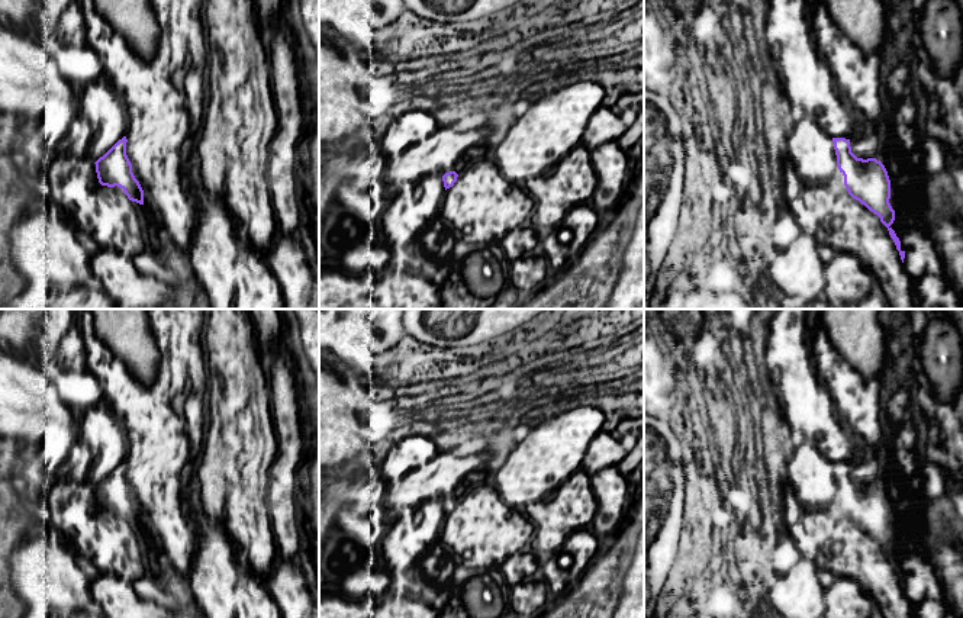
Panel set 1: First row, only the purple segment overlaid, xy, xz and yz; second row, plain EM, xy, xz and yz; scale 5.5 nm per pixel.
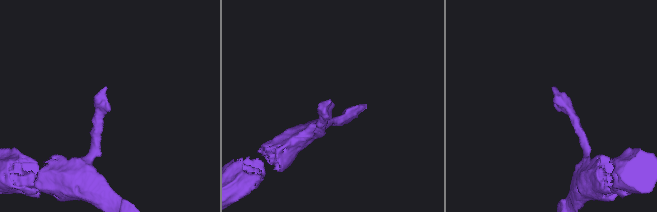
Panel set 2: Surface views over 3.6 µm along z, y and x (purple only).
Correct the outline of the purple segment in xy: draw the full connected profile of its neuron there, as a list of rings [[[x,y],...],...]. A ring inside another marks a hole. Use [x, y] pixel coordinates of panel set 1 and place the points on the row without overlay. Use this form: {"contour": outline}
{"contour": [[[126,461],[119,464],[96,489],[99,508],[107,512],[120,512],[129,525],[144,530],[144,515],[132,498],[126,480]]]}

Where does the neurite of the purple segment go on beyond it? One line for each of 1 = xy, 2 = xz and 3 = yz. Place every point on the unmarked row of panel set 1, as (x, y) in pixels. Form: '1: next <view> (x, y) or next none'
1: next none
2: next none
3: next none

